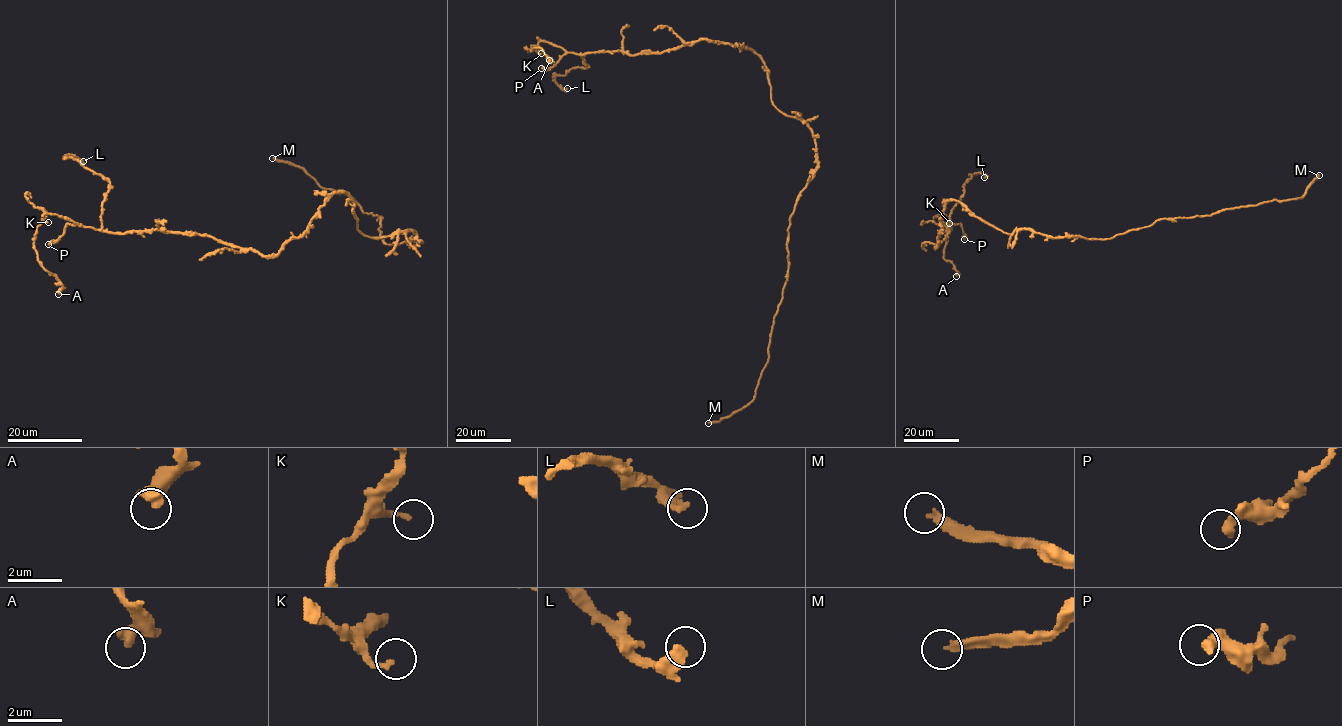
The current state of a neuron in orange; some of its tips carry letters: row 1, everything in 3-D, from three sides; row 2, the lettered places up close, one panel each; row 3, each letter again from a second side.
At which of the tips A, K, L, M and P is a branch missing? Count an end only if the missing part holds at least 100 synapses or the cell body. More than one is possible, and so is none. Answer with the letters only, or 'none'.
M

